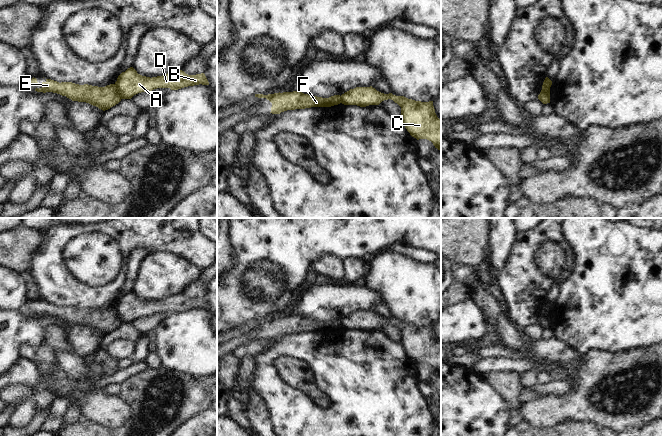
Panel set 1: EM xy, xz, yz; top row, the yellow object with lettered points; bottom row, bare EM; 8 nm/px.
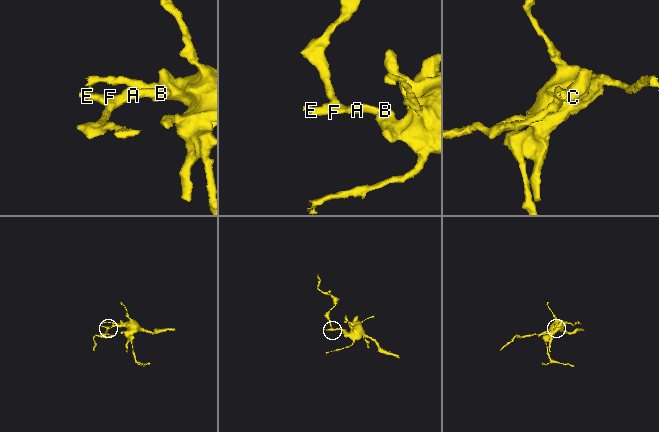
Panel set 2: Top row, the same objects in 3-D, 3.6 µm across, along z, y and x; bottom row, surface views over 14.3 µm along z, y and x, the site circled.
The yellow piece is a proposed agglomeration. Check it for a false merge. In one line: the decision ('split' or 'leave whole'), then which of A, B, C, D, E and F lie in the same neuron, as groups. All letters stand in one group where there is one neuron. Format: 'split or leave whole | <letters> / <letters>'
split | A B C D / E F

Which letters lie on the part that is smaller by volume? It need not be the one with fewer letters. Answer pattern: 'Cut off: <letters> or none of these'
Cut off: E, F

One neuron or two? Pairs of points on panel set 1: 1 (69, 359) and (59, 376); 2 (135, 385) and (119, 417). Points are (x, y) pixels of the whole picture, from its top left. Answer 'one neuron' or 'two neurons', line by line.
1: two neurons
2: two neurons

